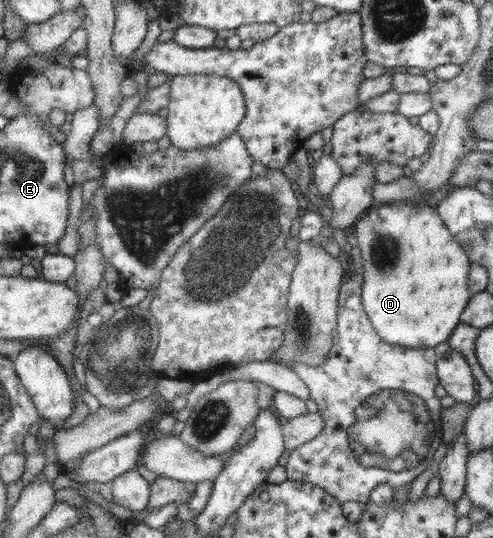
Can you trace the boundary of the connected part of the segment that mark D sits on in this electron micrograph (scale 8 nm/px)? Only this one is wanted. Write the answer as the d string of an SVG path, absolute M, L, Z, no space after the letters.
M404 199L375 203L351 226L362 260L361 302L375 332L389 344L407 348L434 348L445 342L460 323L460 314L472 295L468 290L470 260L441 222L434 202Z

